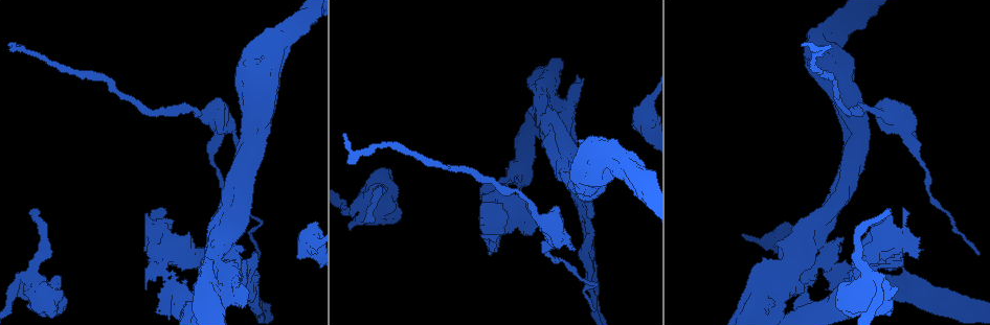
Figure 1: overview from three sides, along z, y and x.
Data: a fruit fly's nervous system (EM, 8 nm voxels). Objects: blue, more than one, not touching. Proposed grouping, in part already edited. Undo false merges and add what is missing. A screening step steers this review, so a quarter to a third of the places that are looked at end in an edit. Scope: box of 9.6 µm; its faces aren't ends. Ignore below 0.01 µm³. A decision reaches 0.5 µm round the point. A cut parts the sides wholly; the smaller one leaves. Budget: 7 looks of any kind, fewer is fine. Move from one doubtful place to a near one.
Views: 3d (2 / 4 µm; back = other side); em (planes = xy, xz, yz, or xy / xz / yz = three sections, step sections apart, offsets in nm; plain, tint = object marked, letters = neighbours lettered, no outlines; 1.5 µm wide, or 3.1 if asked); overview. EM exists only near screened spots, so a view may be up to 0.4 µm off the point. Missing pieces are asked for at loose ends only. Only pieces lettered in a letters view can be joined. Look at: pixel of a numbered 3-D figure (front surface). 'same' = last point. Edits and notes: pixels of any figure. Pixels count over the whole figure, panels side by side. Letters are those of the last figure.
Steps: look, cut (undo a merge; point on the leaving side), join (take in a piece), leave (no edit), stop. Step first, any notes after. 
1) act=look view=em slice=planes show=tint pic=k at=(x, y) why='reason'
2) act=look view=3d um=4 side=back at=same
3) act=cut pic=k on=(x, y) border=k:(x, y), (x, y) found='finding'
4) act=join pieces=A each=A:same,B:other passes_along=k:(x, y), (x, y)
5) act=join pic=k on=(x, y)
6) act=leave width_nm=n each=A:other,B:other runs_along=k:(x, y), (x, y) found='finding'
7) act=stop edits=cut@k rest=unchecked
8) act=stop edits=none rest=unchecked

act=look view=em slice=planes show=letters pic=1 at=(390, 173) why='stops while still wide'

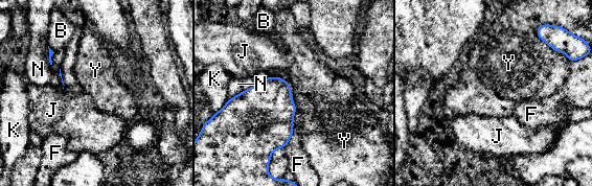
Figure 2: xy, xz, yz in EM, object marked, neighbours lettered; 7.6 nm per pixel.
act=leave width_nm=360 each=B:other,F:other,J:other,K:other,N:other,Y:other found='none of them fits'

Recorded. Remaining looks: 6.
act=look view=3d um=4 pic=1 at=(350, 228) why='thick end'

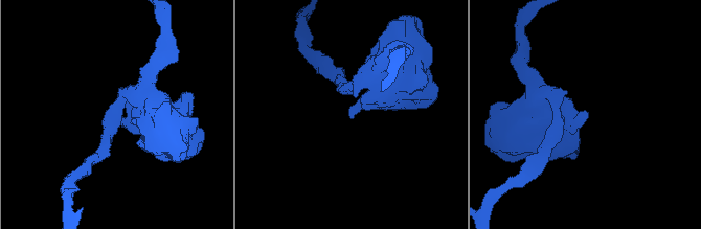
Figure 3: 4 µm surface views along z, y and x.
act=look view=em slice=planes show=letters pic=3 at=(584, 112)

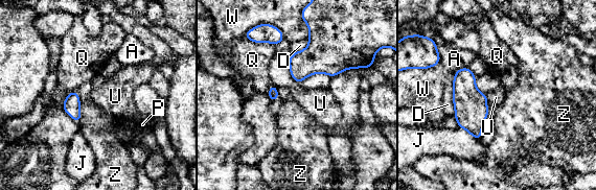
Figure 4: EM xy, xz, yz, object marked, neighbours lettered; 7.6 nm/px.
act=leave each=A:other,D:other,J:other,P:other,Q:other,U:other,W:other,Z:other border=4:(244, 37), (254, 42), (275, 45) found='none of them fits'

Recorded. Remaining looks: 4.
act=look view=3d um=4 pic=1 at=(572, 249) why='an open end'

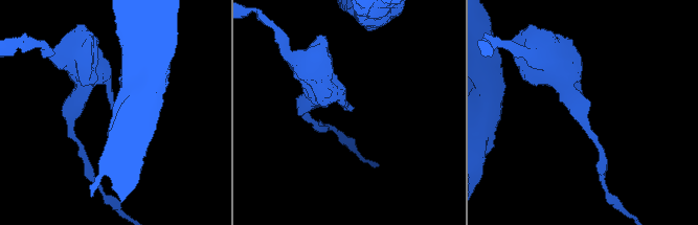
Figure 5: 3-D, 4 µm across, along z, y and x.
act=look view=em slice=planes show=plain pic=5 at=(351, 110)

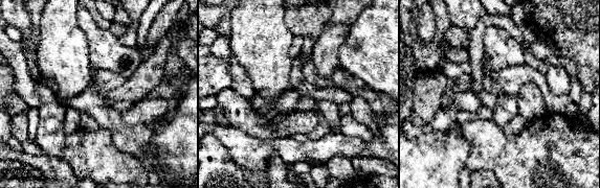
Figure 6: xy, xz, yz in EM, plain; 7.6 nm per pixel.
act=look view=em slice=planes show=letters at=same

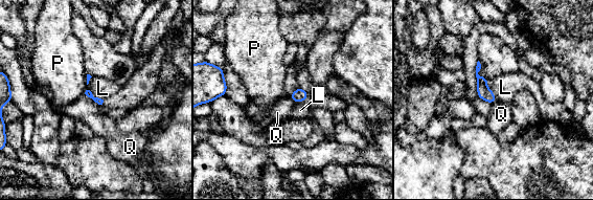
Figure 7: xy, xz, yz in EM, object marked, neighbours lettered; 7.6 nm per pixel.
act=leave longest_contact=L:190nm each=L:other,P:other,Q:other found='none of them fits'

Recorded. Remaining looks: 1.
act=stop edits=none rest=unchecked

